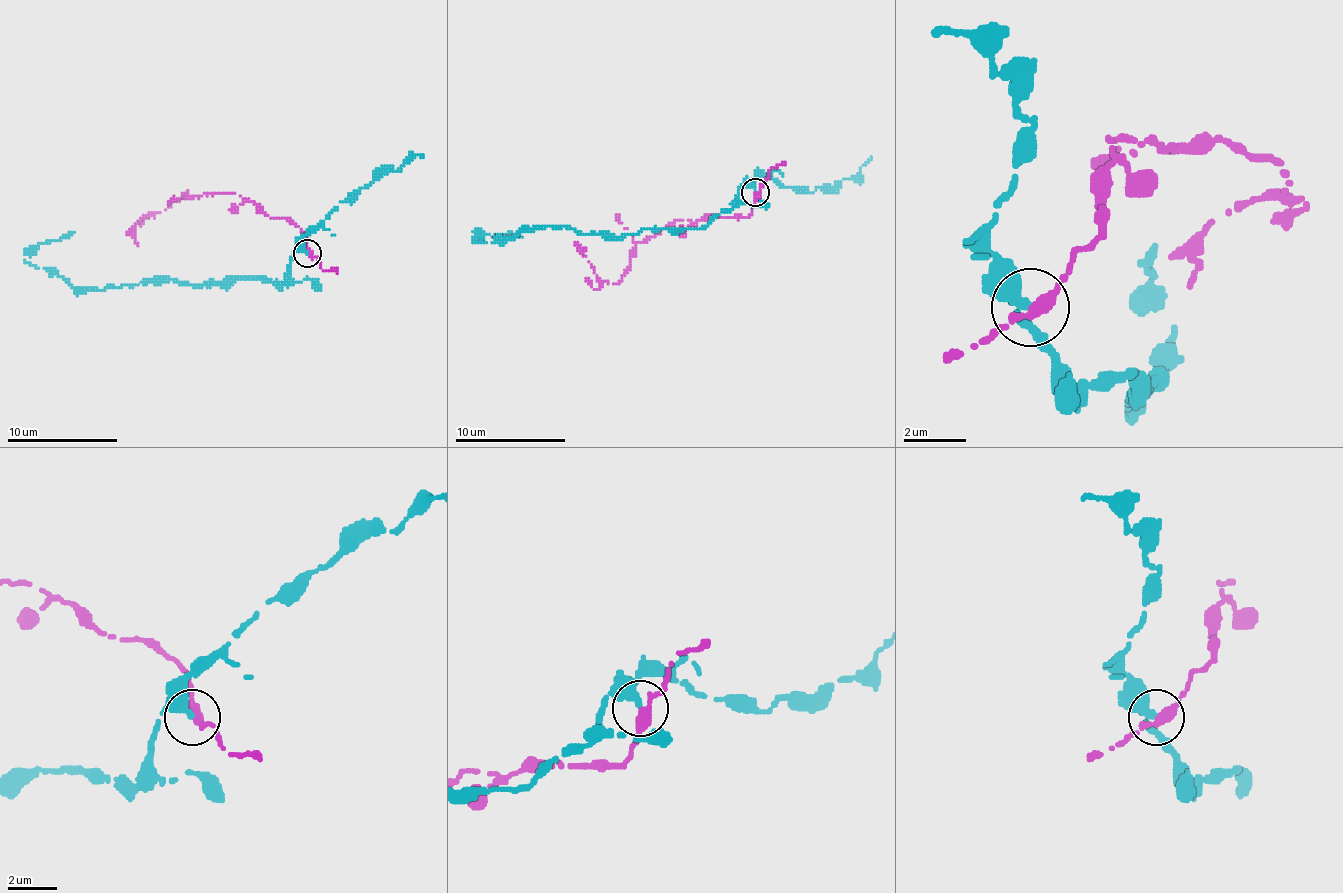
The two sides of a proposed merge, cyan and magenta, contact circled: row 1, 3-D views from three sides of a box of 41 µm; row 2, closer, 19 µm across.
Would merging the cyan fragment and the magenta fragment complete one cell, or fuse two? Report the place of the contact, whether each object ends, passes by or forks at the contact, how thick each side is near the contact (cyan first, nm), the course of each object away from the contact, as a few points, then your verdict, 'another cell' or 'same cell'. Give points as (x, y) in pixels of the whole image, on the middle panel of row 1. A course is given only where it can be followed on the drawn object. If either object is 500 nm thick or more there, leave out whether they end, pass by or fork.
place (755, 192); cyan ends; magenta passes by; calibres 360 and 320 nm; course cyan (755, 192), (743, 184), (730, 209), (699, 228), (613, 237), (533, 226), (472, 242), (522, 237); course magenta (755, 192), (755, 206), (746, 217), (674, 220), (636, 245), (616, 284), (602, 281), (583, 253), (586, 248); another cell

